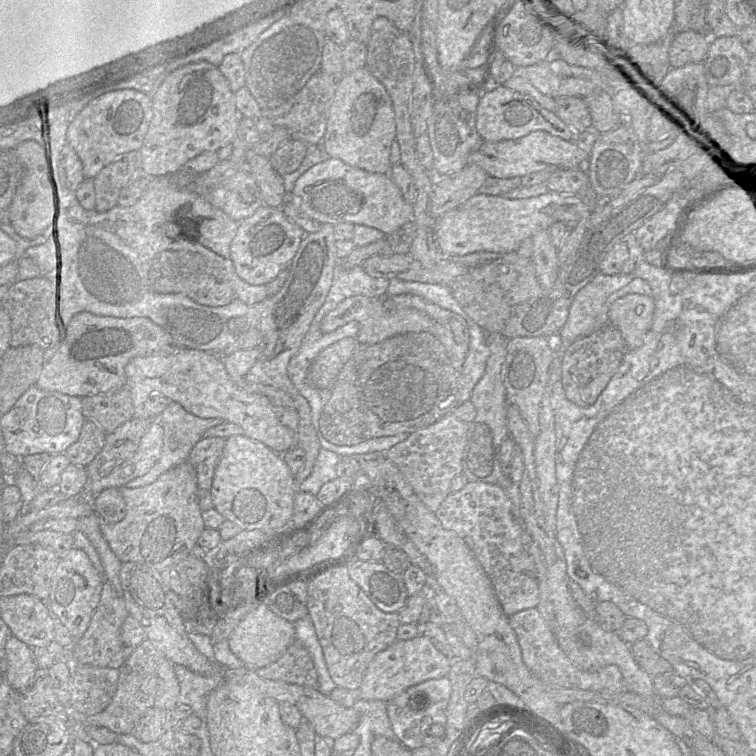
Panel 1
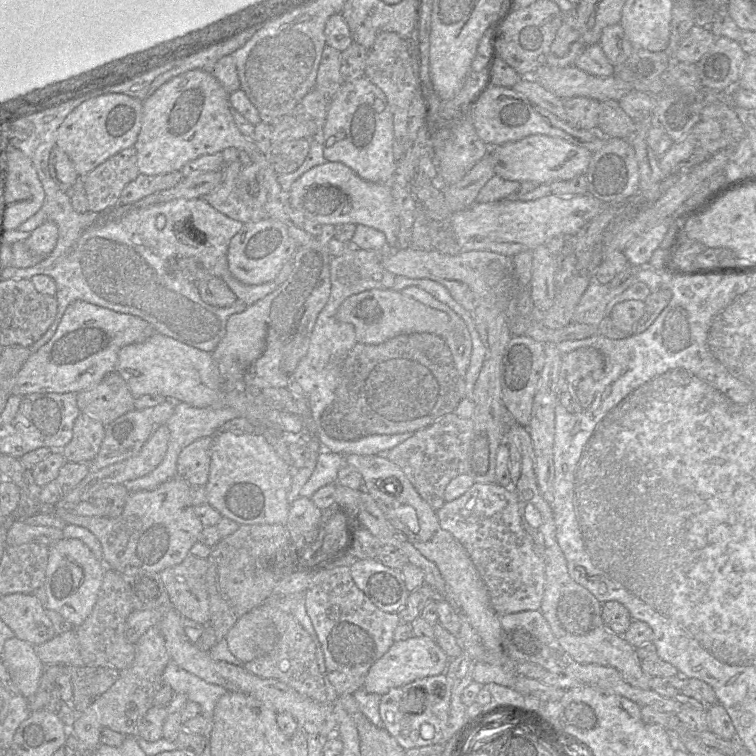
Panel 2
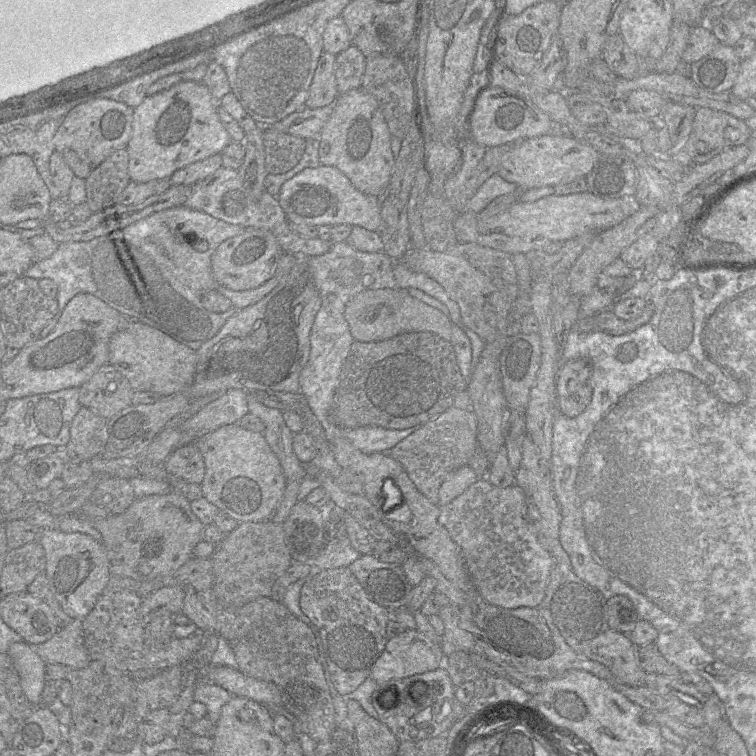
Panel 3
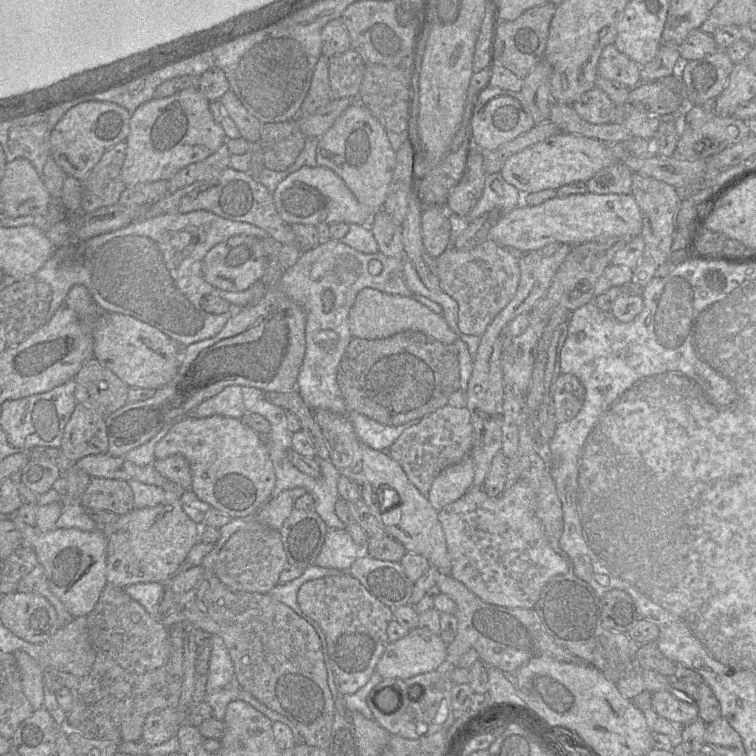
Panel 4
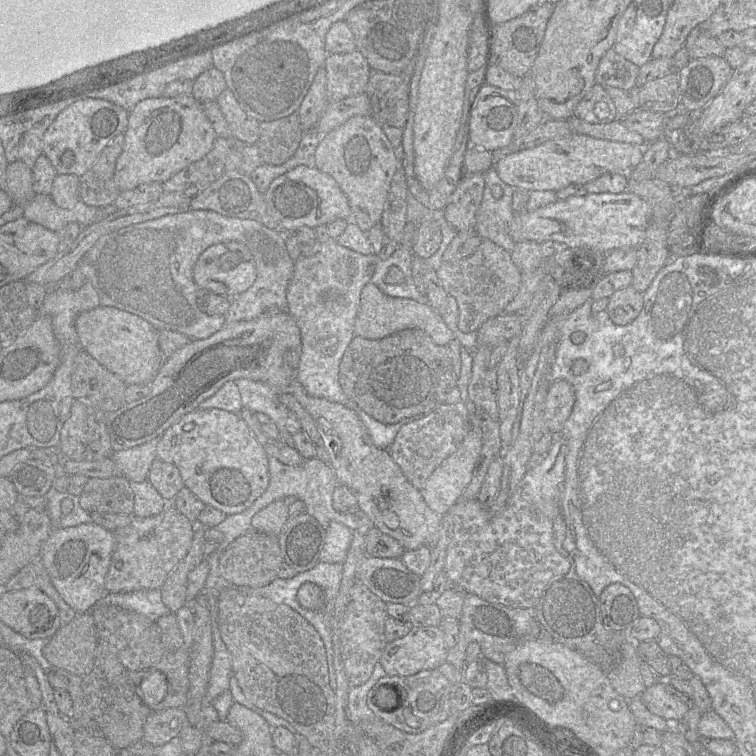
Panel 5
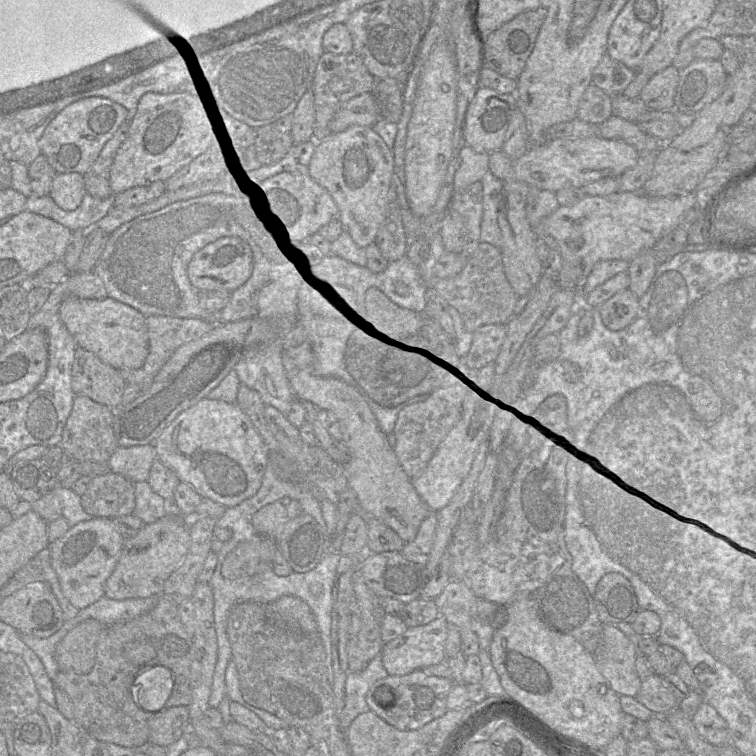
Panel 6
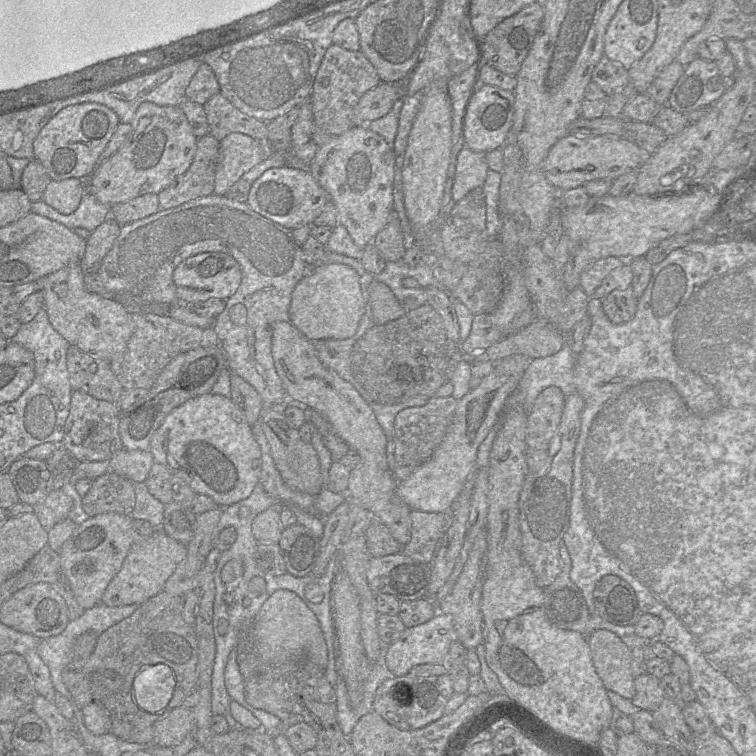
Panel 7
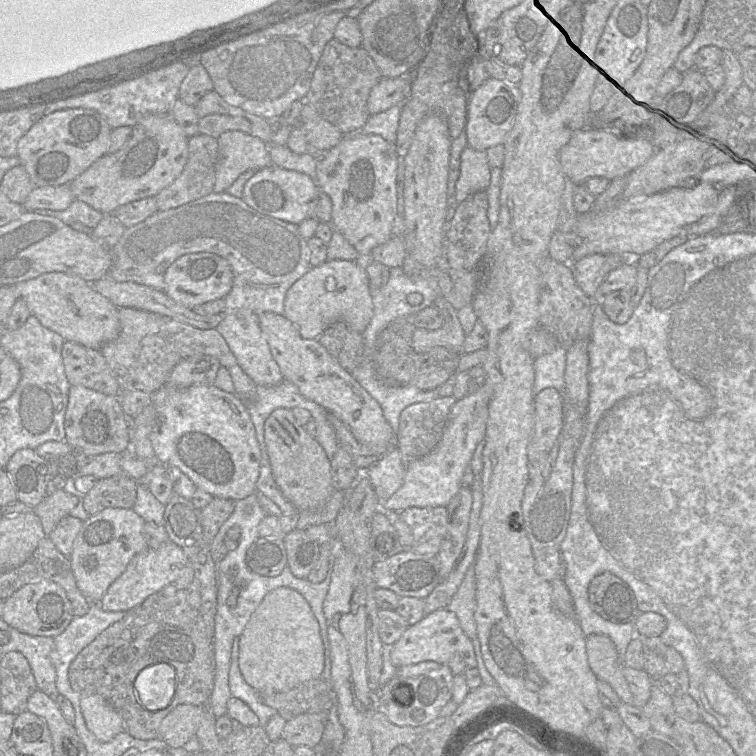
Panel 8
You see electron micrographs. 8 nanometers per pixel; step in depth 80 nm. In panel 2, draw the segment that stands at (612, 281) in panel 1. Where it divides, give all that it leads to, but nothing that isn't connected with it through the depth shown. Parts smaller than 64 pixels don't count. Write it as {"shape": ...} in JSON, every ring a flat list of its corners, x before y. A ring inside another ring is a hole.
{"shape":[[632,274,618,286,608,287,592,279,575,308,572,322,599,325,605,317,605,309,609,301,625,291,635,281,636,276]]}

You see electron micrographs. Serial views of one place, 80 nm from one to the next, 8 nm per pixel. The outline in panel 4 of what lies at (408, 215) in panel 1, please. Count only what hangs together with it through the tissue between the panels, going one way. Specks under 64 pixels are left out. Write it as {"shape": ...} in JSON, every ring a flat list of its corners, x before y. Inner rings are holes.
{"shape":[[324,166,302,167,282,180,272,196,277,212,289,225,347,223,371,227,375,216,358,202,334,171]]}

